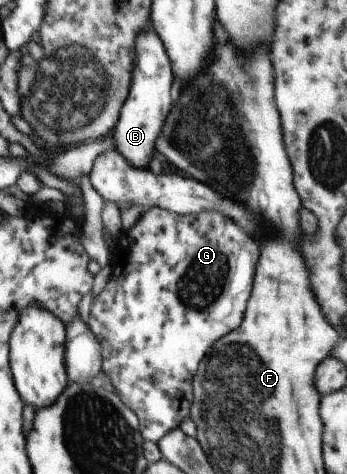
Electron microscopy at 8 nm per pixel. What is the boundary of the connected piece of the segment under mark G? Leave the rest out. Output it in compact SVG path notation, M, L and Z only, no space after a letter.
M154 206L146 208L146 211L140 215L138 223L123 234L123 238L119 246L110 252L110 263L113 267L112 277L103 291L94 297L91 304L90 316L87 325L90 331L96 335L96 339L100 341L102 353L102 371L108 375L111 388L124 401L124 405L128 405L140 421L140 433L144 440L150 440L158 443L169 430L178 428L182 421L186 420L190 413L190 408L194 400L193 377L198 371L200 361L204 359L204 355L208 353L208 349L212 347L226 333L234 331L240 327L244 311L246 311L246 303L252 291L252 279L254 279L254 269L256 269L256 261L258 261L258 245L256 241L244 233L230 217L224 217L222 213L196 213L196 215L176 215L176 223L168 223L168 211L166 209Z

